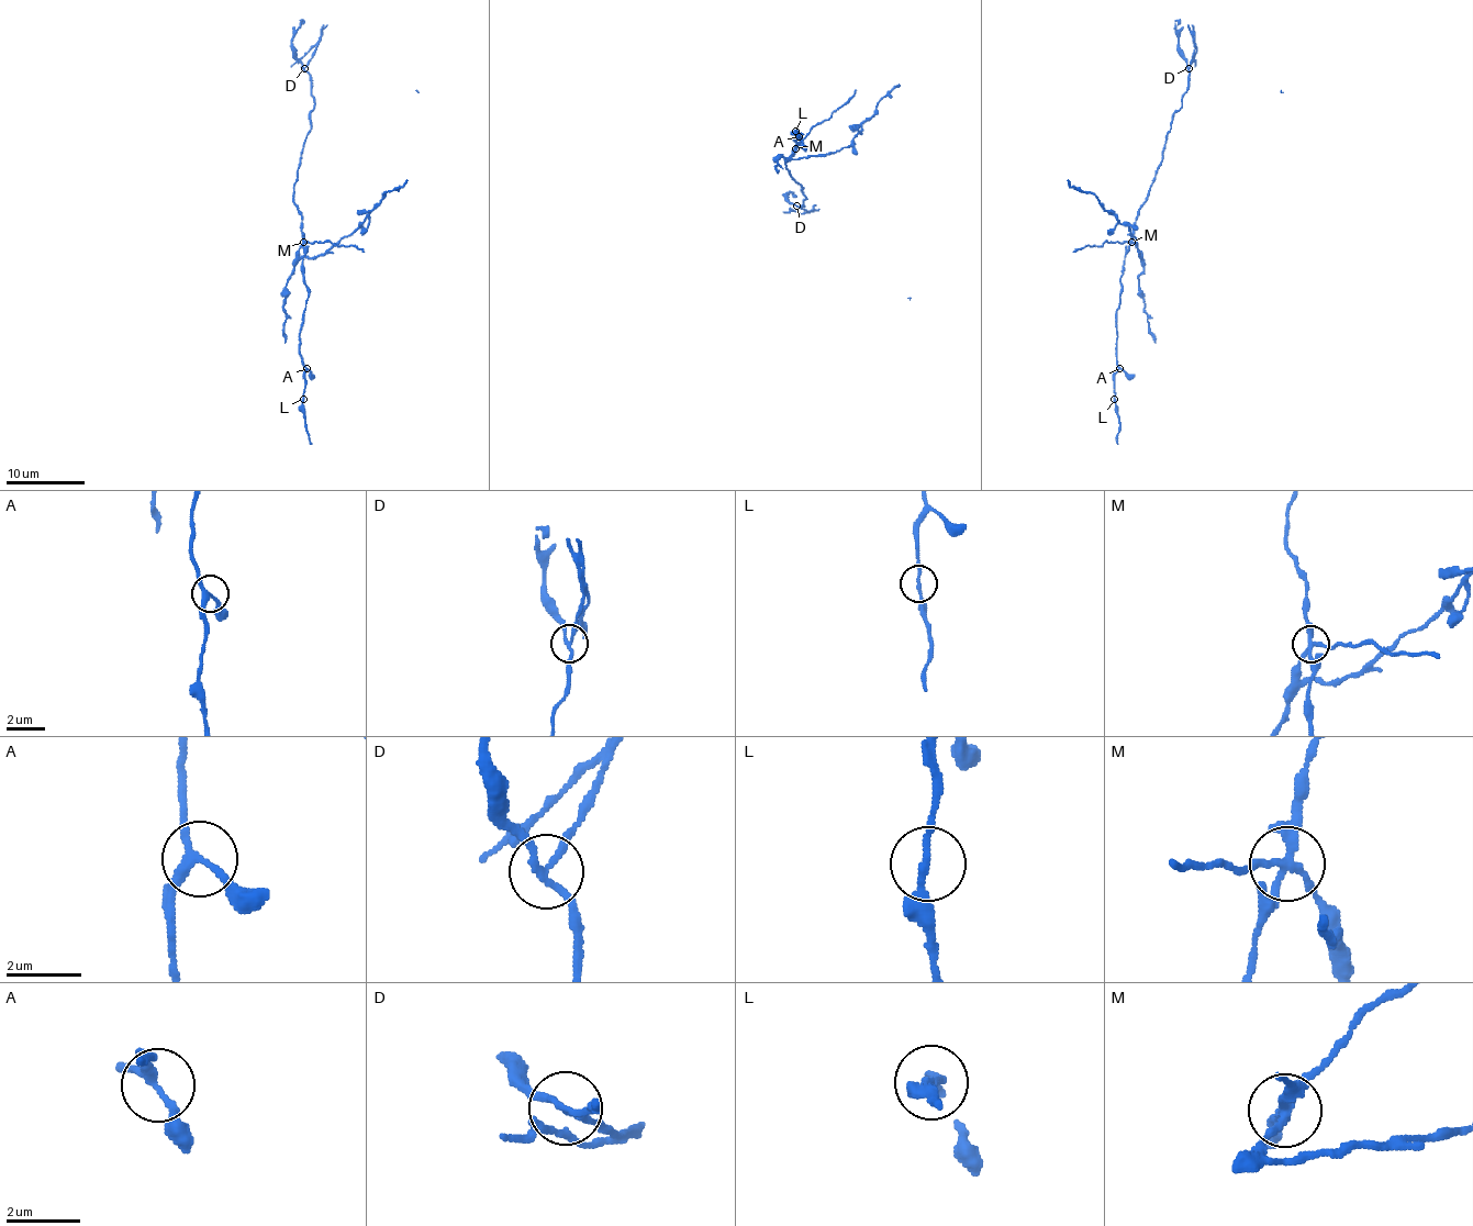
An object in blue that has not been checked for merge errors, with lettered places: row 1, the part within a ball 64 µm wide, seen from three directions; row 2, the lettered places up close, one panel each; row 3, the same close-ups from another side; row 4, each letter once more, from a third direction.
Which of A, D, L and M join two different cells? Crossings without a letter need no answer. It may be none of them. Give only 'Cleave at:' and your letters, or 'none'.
Cleave at: D, M

